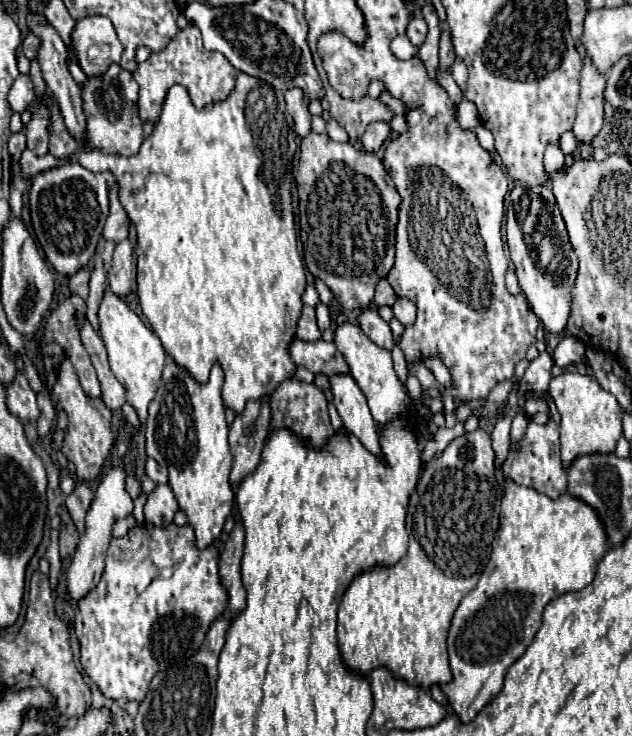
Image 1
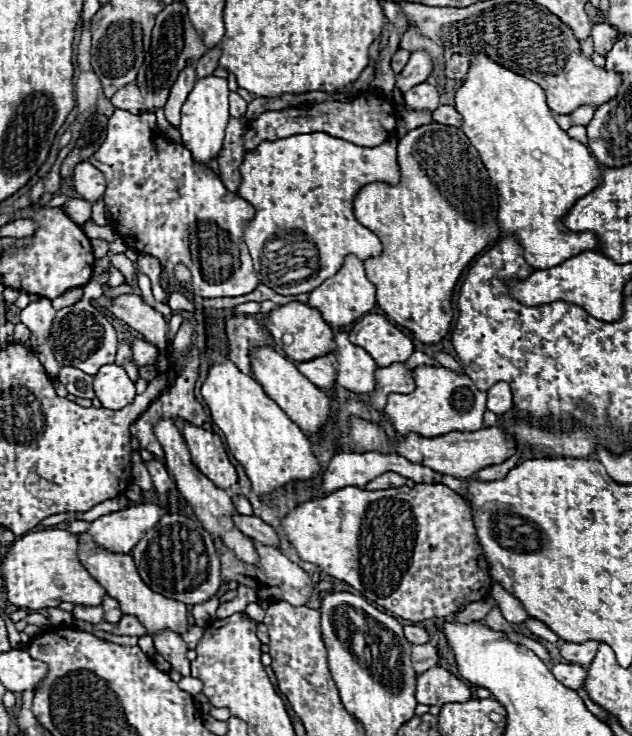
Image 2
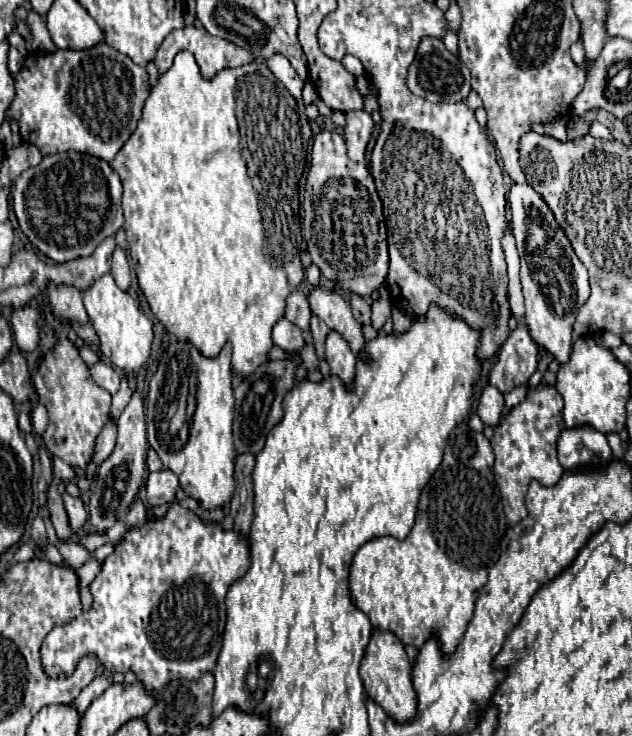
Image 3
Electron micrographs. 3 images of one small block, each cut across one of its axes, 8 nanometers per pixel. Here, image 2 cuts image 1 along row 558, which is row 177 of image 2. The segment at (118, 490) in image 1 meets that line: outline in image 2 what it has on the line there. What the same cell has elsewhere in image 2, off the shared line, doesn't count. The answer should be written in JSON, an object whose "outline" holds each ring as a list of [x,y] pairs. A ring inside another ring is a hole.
{"outline":[[[80,162],[74,170],[72,180],[74,180],[74,188],[82,196],[82,200],[86,200],[90,204],[96,204],[106,190],[104,174],[100,170],[96,170],[90,162]]]}

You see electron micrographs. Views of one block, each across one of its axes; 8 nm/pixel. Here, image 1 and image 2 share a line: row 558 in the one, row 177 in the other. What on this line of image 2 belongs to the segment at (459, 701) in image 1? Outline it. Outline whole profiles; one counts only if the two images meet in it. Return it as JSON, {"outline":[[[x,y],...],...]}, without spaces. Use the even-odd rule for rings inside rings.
{"outline":[[[472,54],[472,66],[464,78],[462,88],[456,92],[456,110],[462,114],[462,130],[478,150],[490,182],[498,193],[498,226],[500,236],[512,234],[524,248],[526,262],[536,270],[546,270],[562,264],[564,260],[584,252],[598,250],[598,238],[592,232],[570,232],[562,222],[564,214],[576,204],[578,198],[594,190],[602,182],[602,174],[596,158],[588,152],[586,144],[570,138],[552,118],[552,110],[546,104],[546,94],[536,82],[504,70],[498,62],[492,62],[486,54]]]}

